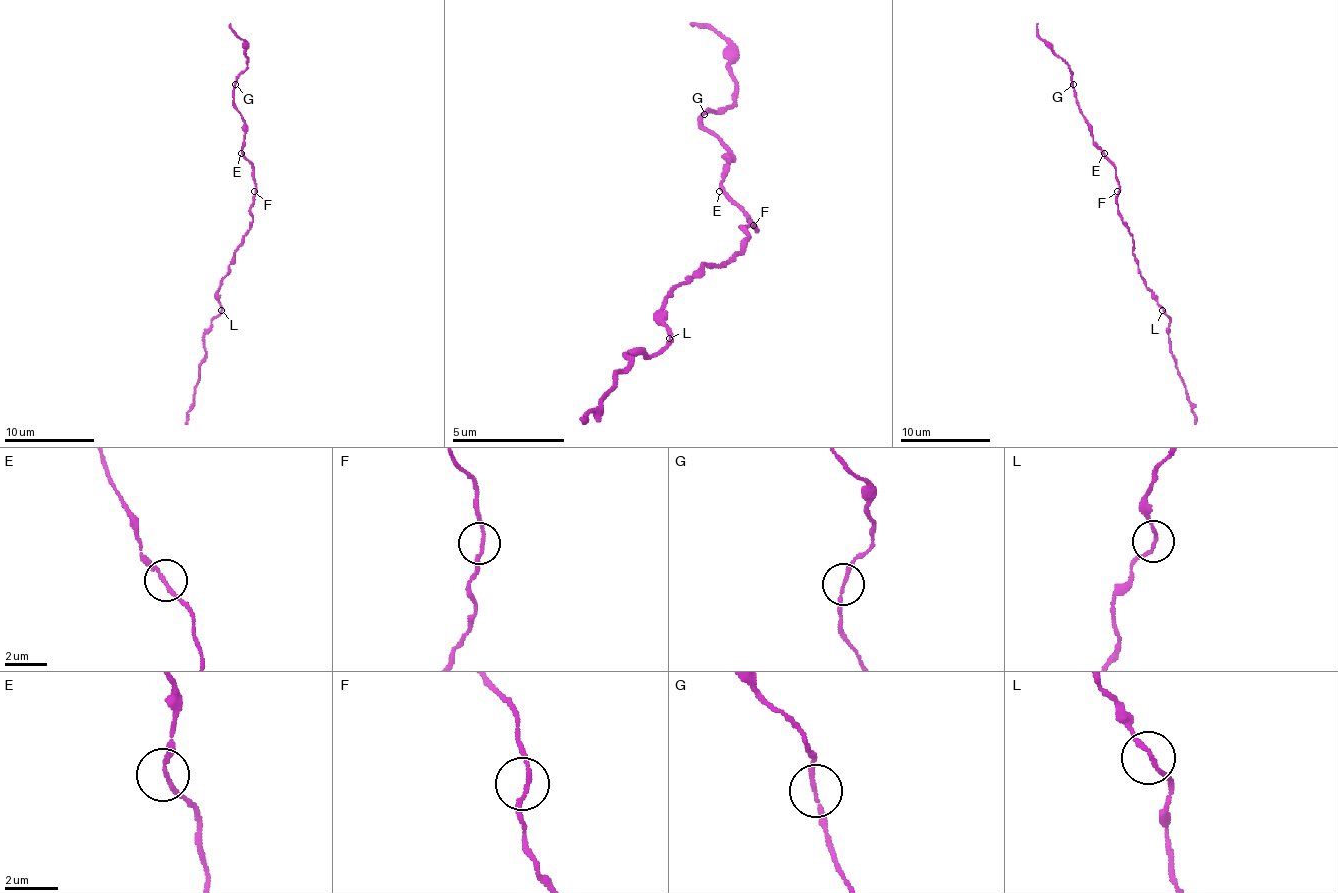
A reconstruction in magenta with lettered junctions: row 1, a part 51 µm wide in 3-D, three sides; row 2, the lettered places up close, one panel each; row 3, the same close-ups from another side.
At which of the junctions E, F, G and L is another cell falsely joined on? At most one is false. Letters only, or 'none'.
none

